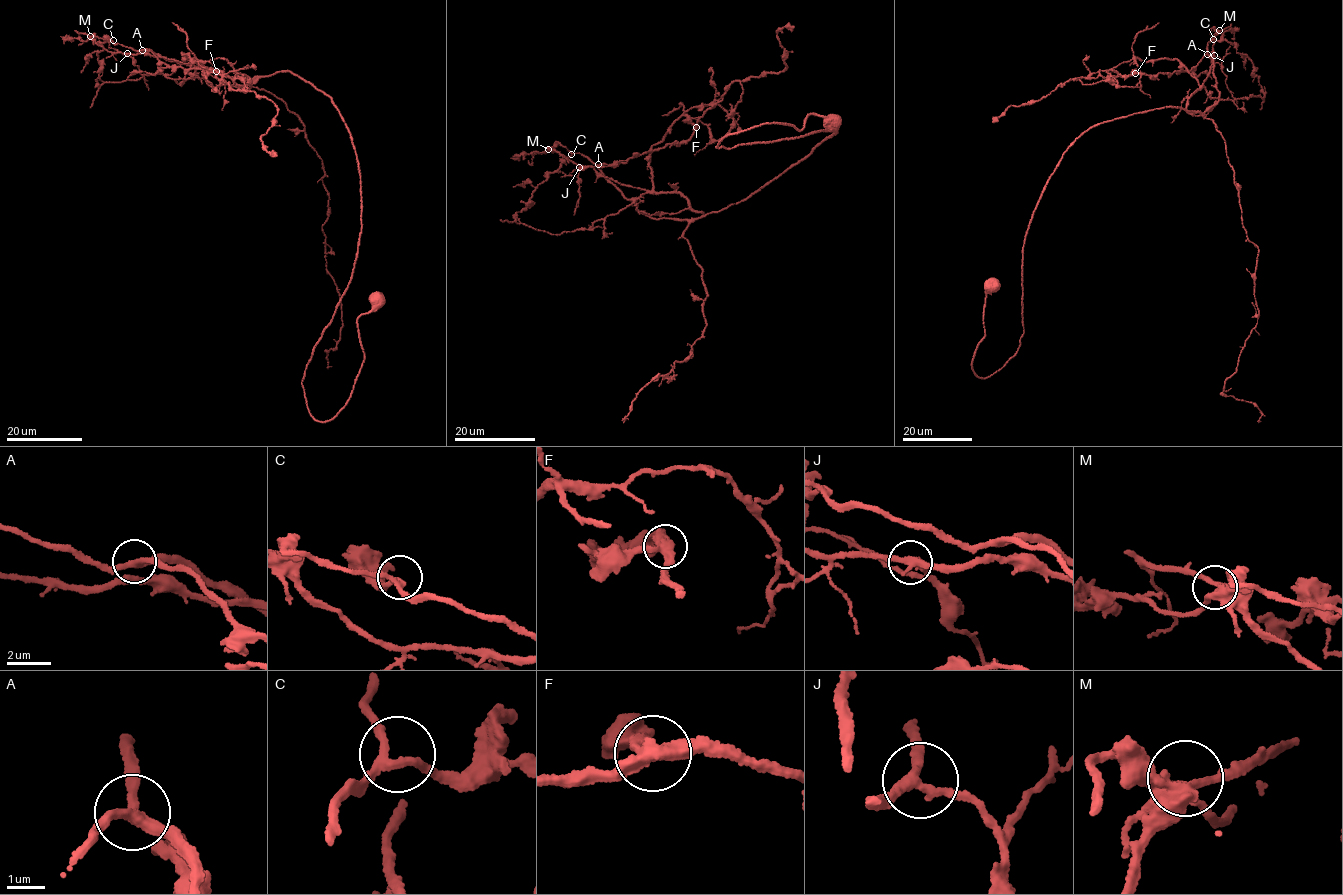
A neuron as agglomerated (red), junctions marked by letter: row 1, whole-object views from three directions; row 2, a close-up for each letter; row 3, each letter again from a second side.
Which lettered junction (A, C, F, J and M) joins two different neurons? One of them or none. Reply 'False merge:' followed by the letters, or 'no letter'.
False merge: no letter

